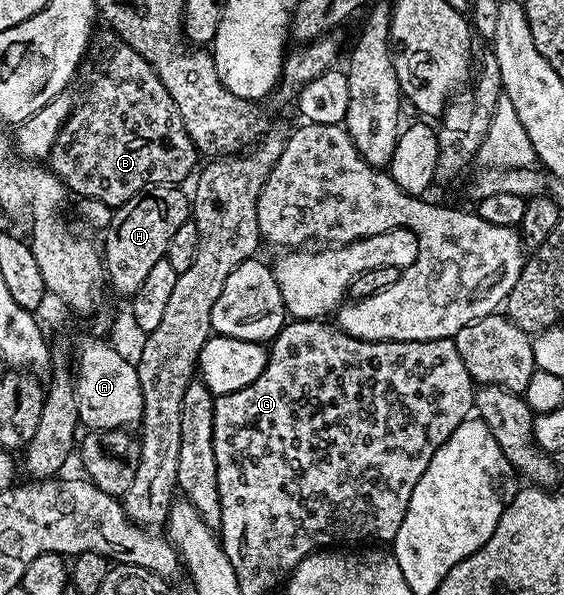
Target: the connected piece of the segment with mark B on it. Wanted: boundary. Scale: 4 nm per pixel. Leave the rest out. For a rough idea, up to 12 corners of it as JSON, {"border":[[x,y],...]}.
{"border":[[116,42],[46,164],[115,210],[183,185],[198,153],[174,98]]}

